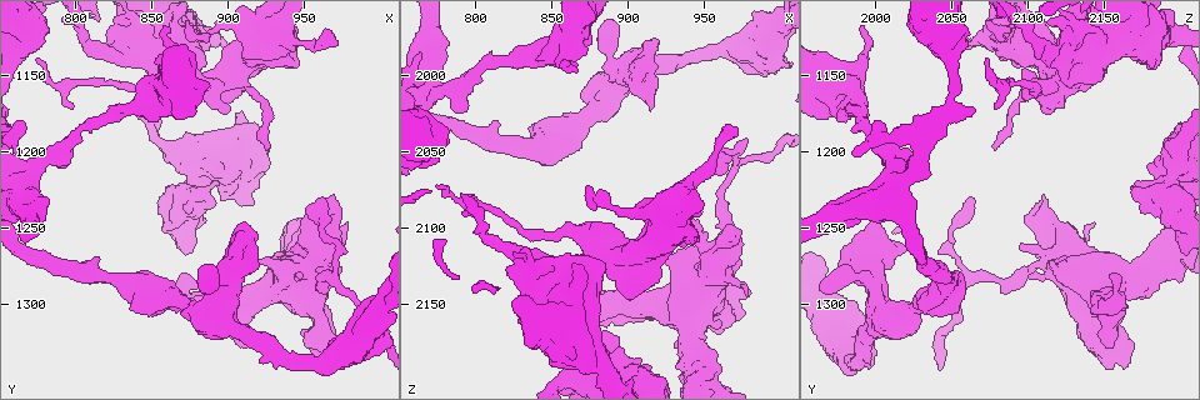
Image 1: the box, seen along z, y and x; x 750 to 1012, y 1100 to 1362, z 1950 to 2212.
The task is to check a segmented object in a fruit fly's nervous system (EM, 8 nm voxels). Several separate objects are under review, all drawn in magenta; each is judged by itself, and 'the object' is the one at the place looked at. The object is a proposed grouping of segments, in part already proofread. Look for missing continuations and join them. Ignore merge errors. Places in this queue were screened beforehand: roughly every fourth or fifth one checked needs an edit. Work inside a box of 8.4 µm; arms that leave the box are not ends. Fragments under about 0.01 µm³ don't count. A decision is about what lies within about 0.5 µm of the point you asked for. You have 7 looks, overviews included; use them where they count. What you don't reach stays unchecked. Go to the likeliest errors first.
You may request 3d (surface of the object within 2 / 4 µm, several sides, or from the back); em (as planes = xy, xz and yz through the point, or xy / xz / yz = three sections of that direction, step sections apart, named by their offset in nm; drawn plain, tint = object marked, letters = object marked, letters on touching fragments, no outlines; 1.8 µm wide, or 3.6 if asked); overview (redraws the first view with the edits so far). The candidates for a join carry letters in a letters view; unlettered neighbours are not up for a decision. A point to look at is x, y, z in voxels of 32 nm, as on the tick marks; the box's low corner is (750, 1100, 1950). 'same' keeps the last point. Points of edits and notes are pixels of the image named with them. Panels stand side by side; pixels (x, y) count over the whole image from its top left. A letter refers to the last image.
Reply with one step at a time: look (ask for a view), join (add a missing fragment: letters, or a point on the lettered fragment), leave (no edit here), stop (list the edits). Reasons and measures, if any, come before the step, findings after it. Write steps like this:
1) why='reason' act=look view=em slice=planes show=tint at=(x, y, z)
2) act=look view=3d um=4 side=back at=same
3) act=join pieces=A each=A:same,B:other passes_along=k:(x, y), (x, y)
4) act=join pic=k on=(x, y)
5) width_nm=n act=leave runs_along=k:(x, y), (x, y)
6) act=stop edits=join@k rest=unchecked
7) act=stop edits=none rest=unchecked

why='branch stops here' act=look view=em um=3.6 slice=yz step=4 show=tint at=(908, 1248, 2002)

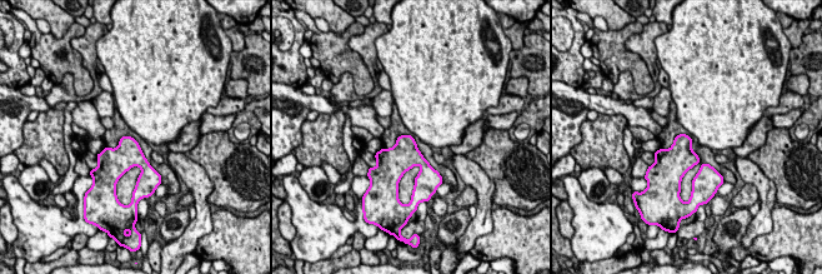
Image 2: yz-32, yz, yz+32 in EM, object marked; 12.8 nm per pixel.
why='another direction' act=look view=em um=3.6 slice=planes show=letters at=same

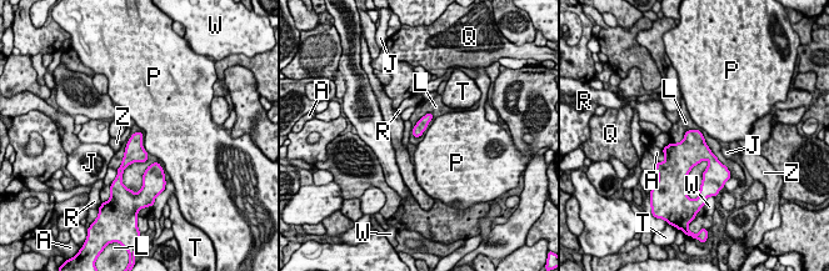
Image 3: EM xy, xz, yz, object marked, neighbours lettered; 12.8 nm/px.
longest_contact=L:360nm act=leave each=A:other,J:other,L:other,P:other,Q:other,R:other,T:other,W:other,Z:other border=3:(670, 141), (662, 149) found='no lettered fragment goes on from it'

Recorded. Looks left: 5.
why='calibre changes' act=look view=3d um=4 at=(850, 1132, 2128)

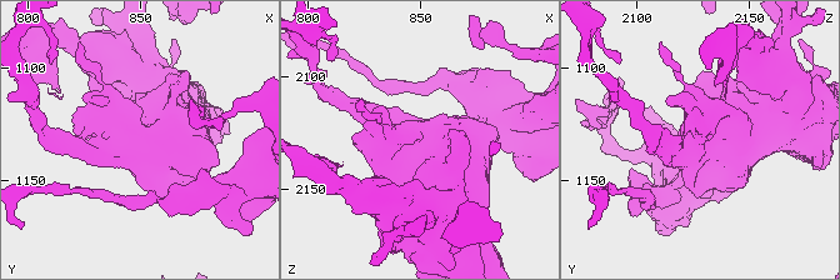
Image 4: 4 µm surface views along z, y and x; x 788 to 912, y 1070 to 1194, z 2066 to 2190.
why='shape alone is not enough' act=look view=em um=3.6 slice=xy step=4 show=tint at=(852, 1133, 2129)

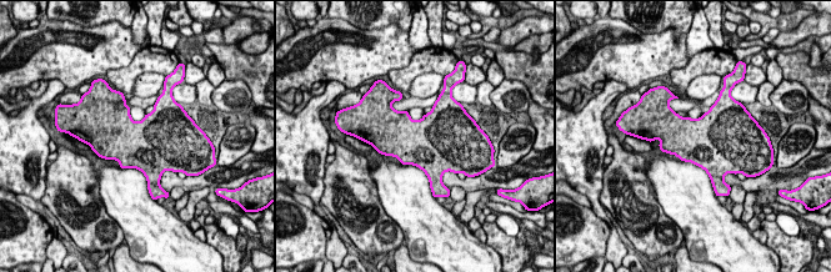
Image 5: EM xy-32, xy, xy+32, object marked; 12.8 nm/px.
why='another direction' act=look view=em um=3.6 slice=planes show=letters at=same

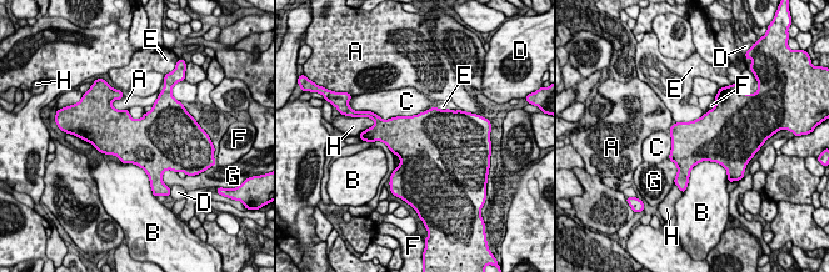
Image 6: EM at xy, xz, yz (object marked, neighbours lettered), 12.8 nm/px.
longest_contact=C:750nm act=leave each=A:other,B:other,C:other,D:other,E:other,F:other,G:other,H:other border=6:(703, 115), (673, 125) found='none of them fits'

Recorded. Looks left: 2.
why='tapers out' act=look view=3d um=4 at=(964, 1120, 2034)

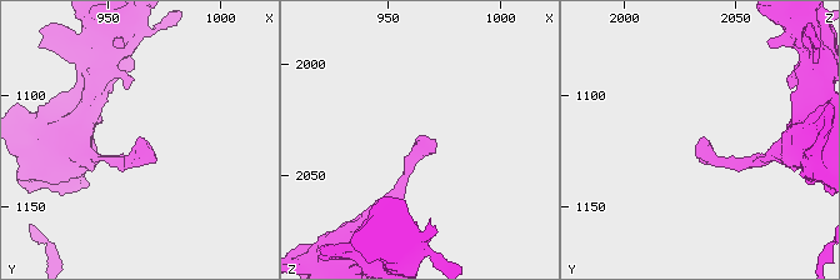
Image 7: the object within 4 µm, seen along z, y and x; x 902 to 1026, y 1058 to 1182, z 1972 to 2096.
act=look view=em slice=planes show=letters at=(965, 1120, 2035)

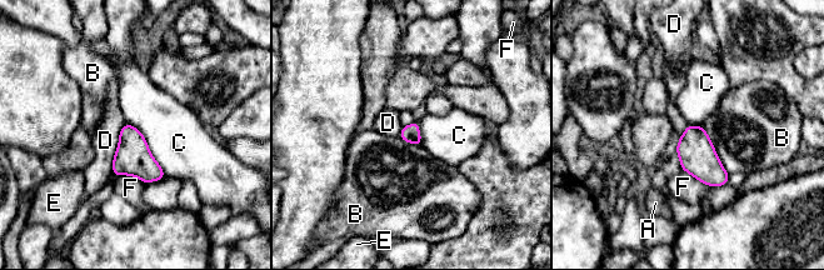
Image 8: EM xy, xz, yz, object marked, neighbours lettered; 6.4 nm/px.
width_nm=110 act=leave each=A:other,B:other,C:other,D:other,E:other,F:other border=8:(125, 123), (143, 135), (166, 175) found='none of them fits'

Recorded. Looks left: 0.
act=stop edits=none rest=unchecked

